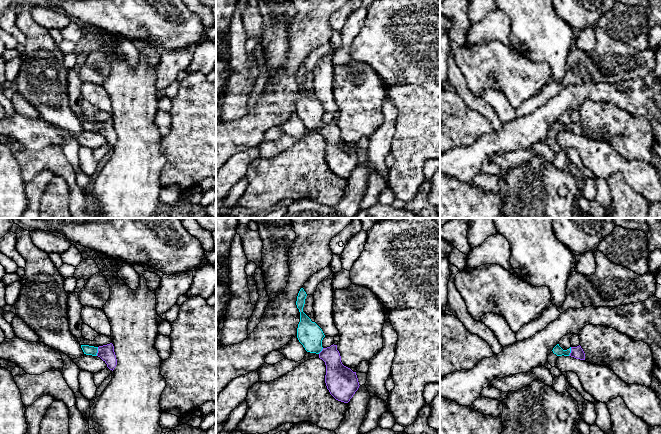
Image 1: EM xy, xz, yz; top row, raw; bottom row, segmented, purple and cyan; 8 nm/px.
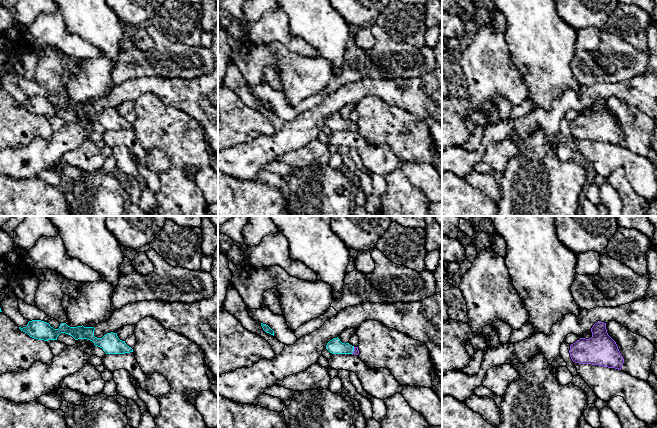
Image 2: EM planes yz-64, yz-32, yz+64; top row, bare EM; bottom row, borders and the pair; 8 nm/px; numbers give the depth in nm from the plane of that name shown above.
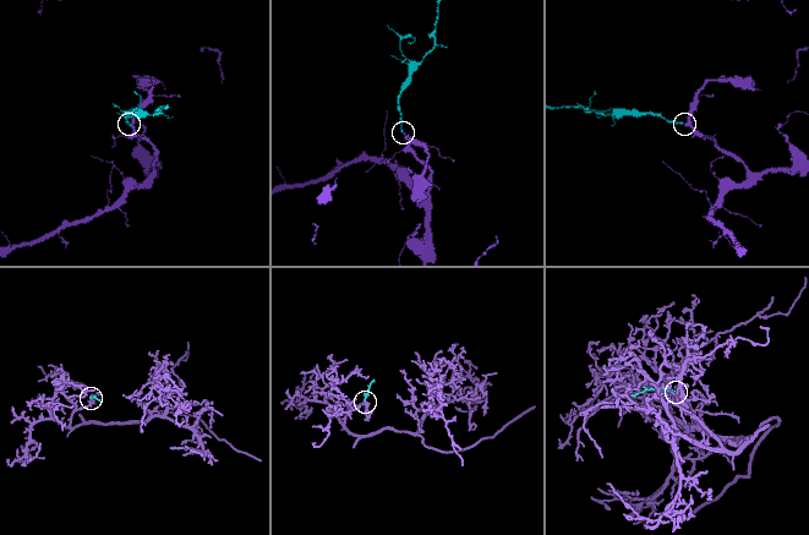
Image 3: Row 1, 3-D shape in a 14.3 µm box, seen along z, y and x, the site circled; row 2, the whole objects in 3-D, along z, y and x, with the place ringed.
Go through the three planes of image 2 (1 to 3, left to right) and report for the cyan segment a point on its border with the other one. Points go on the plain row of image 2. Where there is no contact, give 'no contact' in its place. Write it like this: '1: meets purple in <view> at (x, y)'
1: no contact
2: meets purple in yz-32 at (354, 126)
3: no contact

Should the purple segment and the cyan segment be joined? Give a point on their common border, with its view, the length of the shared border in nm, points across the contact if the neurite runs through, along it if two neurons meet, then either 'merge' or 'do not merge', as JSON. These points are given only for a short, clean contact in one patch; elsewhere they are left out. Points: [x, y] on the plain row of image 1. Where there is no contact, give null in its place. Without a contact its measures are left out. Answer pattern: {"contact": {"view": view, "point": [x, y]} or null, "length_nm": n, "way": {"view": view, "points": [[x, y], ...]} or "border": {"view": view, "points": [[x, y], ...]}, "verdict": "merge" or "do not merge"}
{"contact": {"view": "xy", "point": [98, 127]}, "length_nm": 70, "way": {"view": "xy", "points": [[106, 128], [98, 127], [88, 126]]}, "verdict": "merge"}

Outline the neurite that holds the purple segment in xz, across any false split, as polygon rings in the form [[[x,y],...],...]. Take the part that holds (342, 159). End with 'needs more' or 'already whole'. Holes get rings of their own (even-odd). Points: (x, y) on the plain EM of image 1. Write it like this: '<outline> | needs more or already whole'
[[[301,64],[296,77],[300,88],[297,114],[307,128],[318,130],[325,138],[325,159],[330,170],[336,176],[348,179],[360,162],[356,148],[342,140],[337,121],[322,123],[325,113],[322,105],[303,88],[306,72],[306,68]]] | needs more

